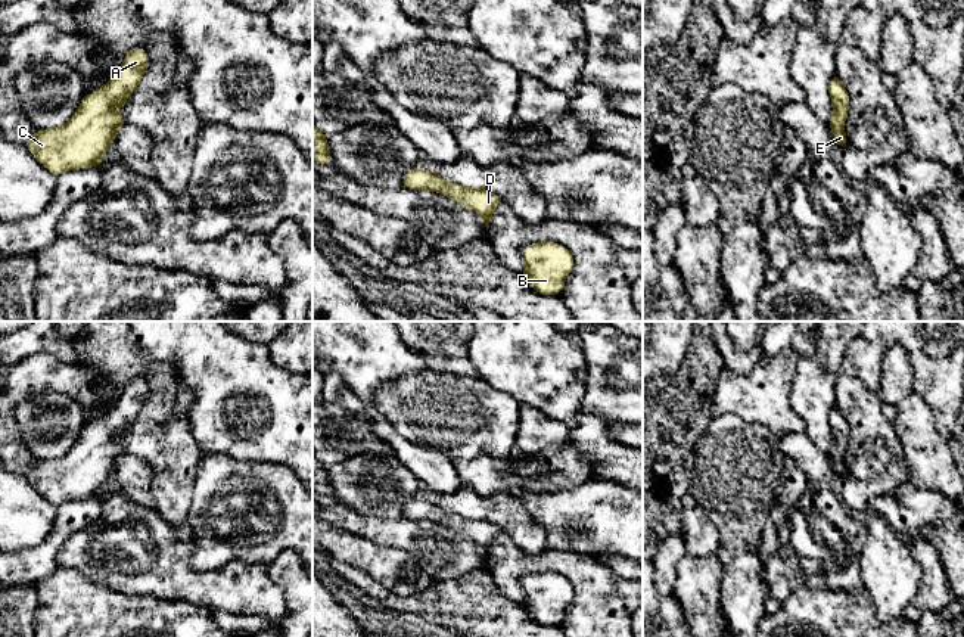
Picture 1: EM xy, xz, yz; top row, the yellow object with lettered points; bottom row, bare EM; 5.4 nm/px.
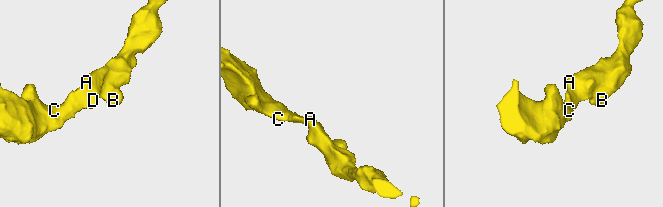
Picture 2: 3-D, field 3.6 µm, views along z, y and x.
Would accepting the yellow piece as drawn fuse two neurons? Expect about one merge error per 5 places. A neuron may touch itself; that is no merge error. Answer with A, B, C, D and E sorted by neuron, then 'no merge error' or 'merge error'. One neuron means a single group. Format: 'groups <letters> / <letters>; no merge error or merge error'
groups A B C D E; no merge error

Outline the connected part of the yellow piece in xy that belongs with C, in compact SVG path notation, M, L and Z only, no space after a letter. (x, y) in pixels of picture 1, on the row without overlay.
M131 379L119 401L100 420L83 428L63 457L35 462L25 478L56 507L74 498L97 497L118 459L128 454L115 439L125 436L147 397L146 379Z

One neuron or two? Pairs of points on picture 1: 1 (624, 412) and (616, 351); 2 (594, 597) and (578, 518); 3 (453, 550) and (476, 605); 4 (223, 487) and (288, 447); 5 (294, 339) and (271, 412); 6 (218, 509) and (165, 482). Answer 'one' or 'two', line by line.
1: one
2: two
3: two
4: two
5: two
6: two

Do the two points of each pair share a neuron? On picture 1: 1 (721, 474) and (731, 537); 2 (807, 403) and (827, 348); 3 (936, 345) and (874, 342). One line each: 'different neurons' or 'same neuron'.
1: same neuron
2: same neuron
3: same neuron

